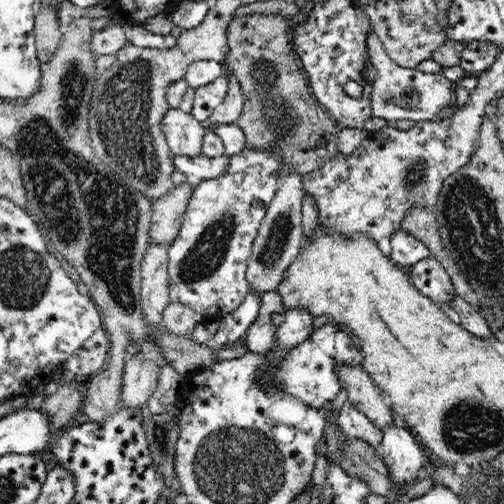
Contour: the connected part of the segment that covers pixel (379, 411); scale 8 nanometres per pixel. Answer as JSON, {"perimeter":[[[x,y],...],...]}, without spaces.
{"perimeter":[[[344,363],[337,370],[339,383],[348,394],[348,401],[360,410],[380,431],[392,424],[392,412],[384,400],[380,389],[374,384],[369,374],[356,365]]]}

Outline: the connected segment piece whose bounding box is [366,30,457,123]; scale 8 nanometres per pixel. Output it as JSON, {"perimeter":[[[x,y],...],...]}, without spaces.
{"perimeter":[[[370,31],[366,37],[367,53],[376,69],[377,77],[370,93],[371,113],[373,117],[383,118],[387,121],[413,120],[436,121],[440,119],[438,113],[446,106],[454,105],[453,90],[457,83],[447,79],[441,73],[424,73],[416,68],[403,68],[399,66],[386,53],[380,37]]]}

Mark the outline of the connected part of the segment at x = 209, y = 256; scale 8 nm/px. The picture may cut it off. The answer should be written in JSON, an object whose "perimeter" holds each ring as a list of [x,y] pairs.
{"perimeter":[[[246,144],[240,154],[228,157],[229,163],[219,177],[203,180],[192,190],[181,227],[167,252],[171,302],[192,308],[200,320],[207,322],[220,322],[224,315],[236,310],[249,294],[246,272],[252,244],[258,236],[260,222],[266,216],[266,210],[282,181],[278,177],[282,159],[278,159],[278,155],[270,149],[254,149]]]}

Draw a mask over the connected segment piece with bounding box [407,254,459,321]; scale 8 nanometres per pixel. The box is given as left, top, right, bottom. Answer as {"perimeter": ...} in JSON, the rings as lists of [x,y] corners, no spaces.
{"perimeter":[[[434,255],[418,261],[407,269],[409,278],[417,290],[427,298],[430,298],[453,321],[458,321],[458,314],[452,309],[452,300],[455,293],[454,284],[446,269]]]}

